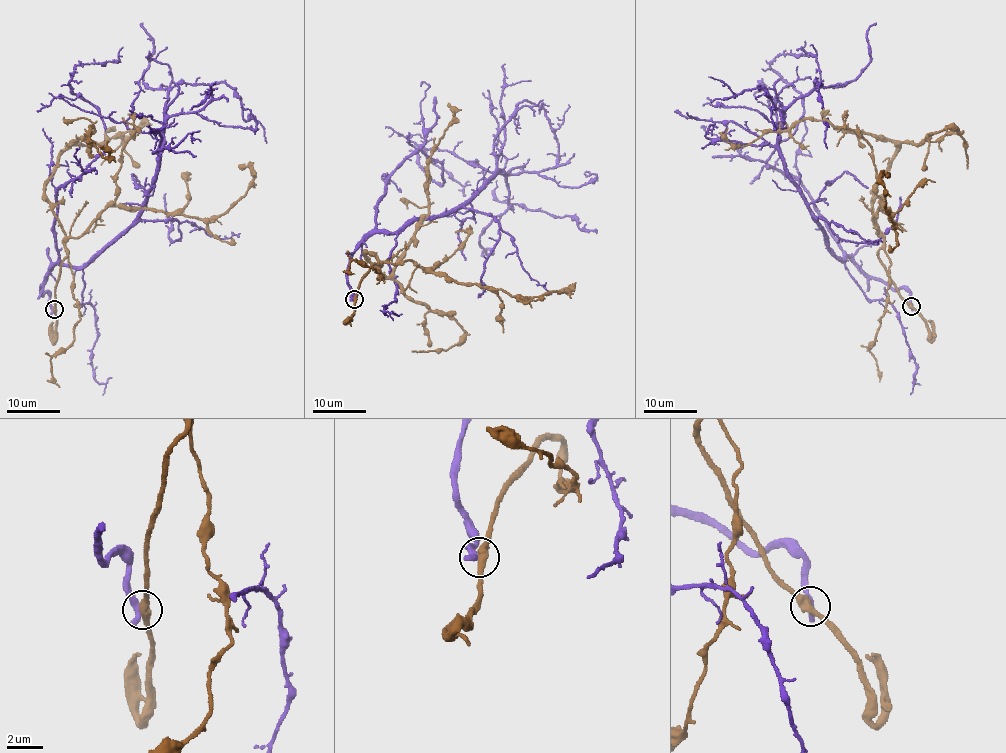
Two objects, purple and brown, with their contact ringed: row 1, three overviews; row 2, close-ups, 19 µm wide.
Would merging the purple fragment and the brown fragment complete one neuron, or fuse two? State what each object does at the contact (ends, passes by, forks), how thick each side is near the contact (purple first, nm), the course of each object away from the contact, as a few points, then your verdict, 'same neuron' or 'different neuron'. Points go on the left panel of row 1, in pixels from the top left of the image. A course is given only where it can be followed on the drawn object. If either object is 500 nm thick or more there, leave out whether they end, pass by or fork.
purple ends | brown passes by | 420/400 nm | purple via (53, 309), (41, 284), (56, 265), (84, 266), (134, 219), (176, 85), (226, 83), (266, 143) | brown via (54, 309), (67, 256), (46, 179), (60, 154), (94, 130), (89, 128), (90, 142), (107, 157), (101, 145) | same neuron

